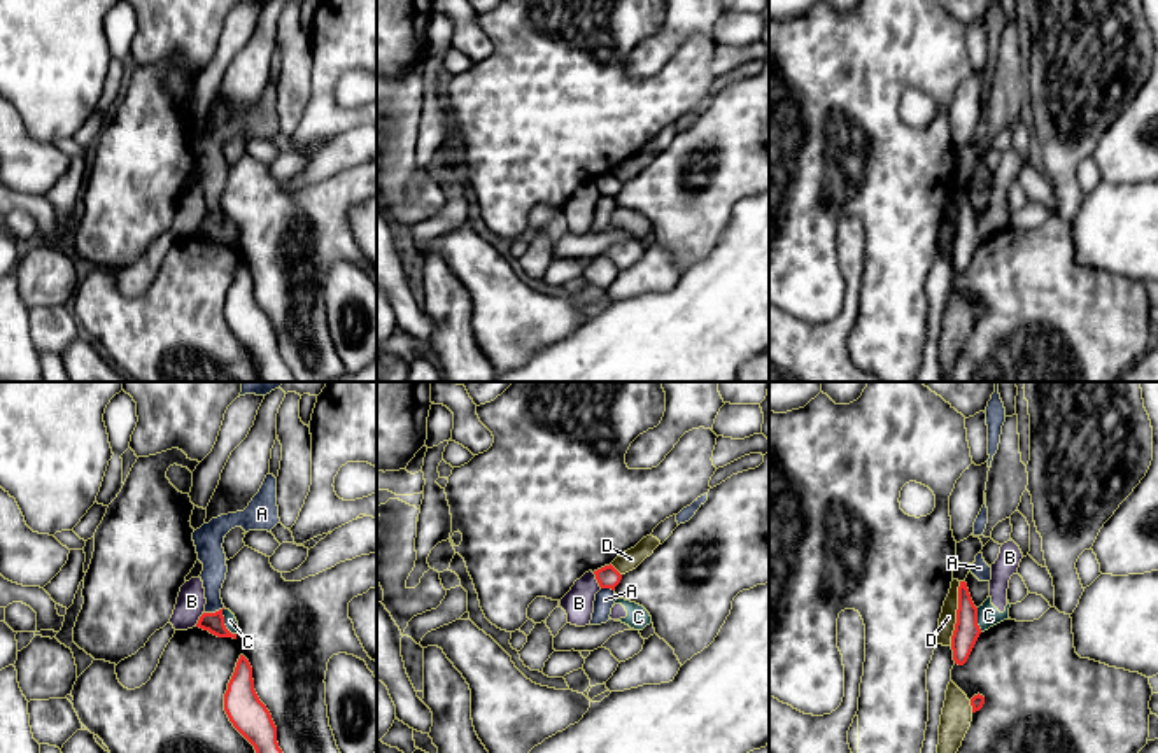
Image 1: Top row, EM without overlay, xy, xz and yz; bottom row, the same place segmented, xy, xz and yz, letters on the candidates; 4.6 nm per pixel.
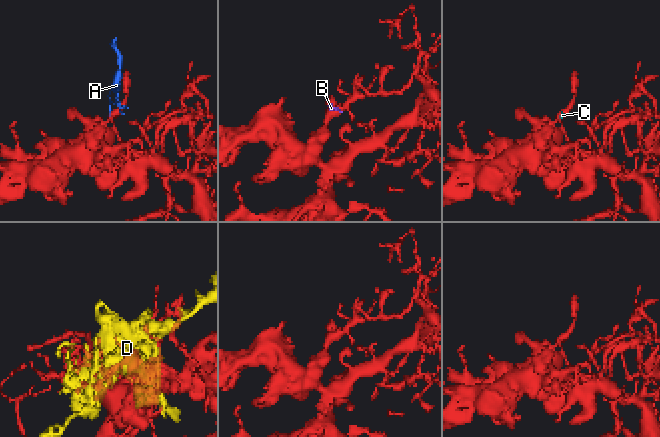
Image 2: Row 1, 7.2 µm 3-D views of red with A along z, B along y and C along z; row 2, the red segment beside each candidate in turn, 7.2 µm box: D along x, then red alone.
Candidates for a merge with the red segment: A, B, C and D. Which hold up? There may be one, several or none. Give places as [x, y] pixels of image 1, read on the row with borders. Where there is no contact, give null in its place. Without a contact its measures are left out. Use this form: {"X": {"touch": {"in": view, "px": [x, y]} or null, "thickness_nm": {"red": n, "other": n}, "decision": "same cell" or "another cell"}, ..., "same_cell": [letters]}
{"A": {"touch": {"in": "xy", "px": [212, 613]}, "thickness_nm": {"red": 100, "other": 110}, "decision": "another cell"}, "B": {"touch": {"in": "xz", "px": [596, 578]}, "thickness_nm": {"red": 100, "other": 140}, "decision": "another cell"}, "C": {"touch": {"in": "xy", "px": [223, 622]}, "thickness_nm": {"red": 100, "other": 60}, "decision": "another cell"}, "D": {"touch": {"in": "yz", "px": [957, 613]}, "thickness_nm": {"red": 120, "other": 80}, "decision": "another cell"}, "same_cell": []}

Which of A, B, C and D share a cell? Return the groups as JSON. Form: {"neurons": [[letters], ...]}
{"neurons": [["A"], ["B", "C"], ["D"]]}

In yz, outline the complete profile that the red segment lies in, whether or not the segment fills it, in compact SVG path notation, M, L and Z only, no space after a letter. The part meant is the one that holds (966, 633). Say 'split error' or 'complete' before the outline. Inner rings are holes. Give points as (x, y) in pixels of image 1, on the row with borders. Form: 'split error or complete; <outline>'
complete; M960 581L958 587L958 609L957 623L951 636L953 660L964 665L981 634L978 625L978 608L974 606L967 583Z

